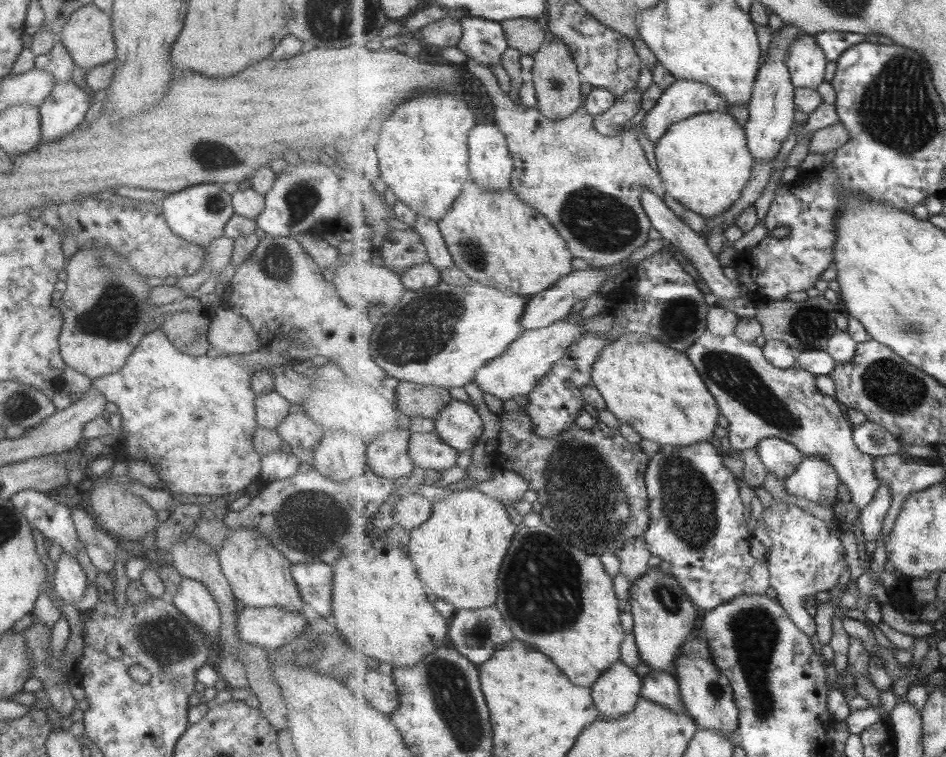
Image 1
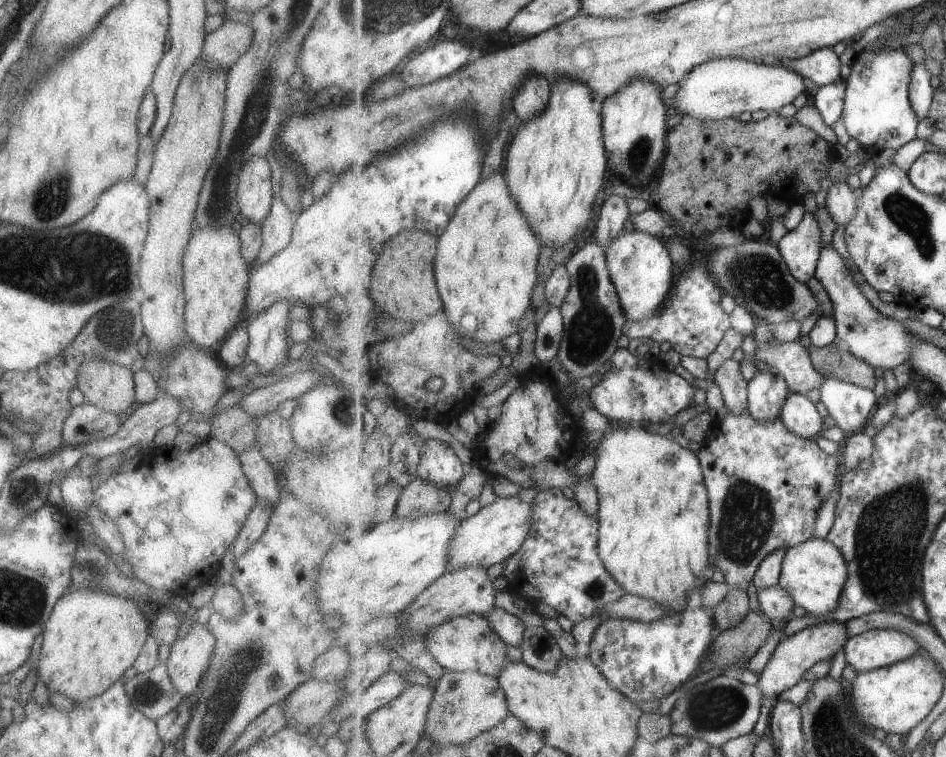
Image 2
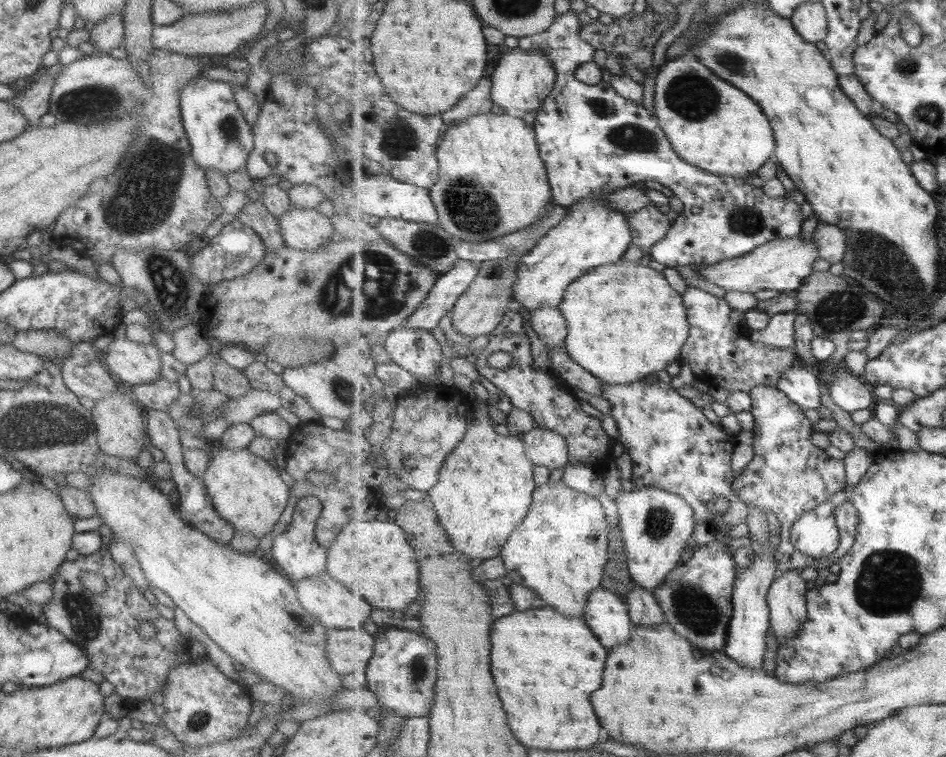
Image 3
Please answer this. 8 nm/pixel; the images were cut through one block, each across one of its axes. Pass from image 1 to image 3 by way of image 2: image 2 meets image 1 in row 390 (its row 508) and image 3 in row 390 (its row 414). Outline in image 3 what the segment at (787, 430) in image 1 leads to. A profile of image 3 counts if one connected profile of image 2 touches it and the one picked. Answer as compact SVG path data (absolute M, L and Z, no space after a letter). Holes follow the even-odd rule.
M687 286L683 298L685 306L688 308L691 333L688 342L685 343L682 358L689 364L694 375L705 378L704 382L711 382L712 387L721 386L729 392L742 390L747 393L750 393L756 386L775 386L779 388L781 376L784 376L784 372L800 362L794 348L772 347L765 343L753 344L753 340L741 338L739 328L735 328L735 324L731 322L731 310L734 309L729 306L729 302L723 297L719 298L699 288Z

